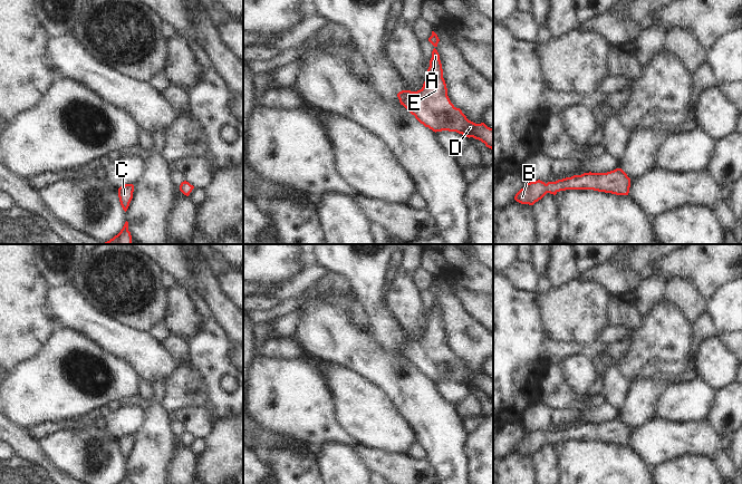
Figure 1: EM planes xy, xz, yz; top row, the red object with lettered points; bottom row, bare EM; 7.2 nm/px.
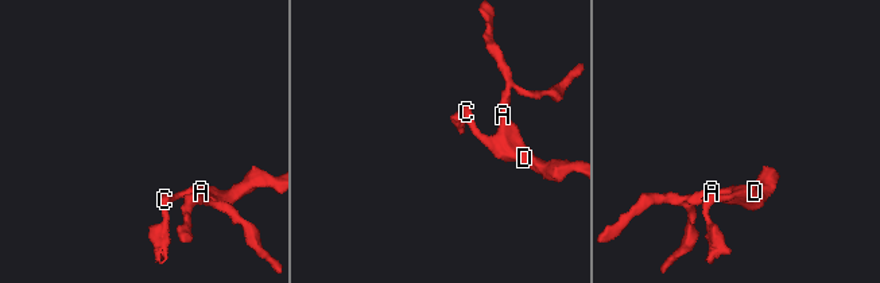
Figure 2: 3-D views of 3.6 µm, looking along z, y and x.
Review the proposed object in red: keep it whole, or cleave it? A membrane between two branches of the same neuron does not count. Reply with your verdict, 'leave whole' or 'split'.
leave whole

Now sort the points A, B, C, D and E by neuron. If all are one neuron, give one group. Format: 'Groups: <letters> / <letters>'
Groups: A B C D E.

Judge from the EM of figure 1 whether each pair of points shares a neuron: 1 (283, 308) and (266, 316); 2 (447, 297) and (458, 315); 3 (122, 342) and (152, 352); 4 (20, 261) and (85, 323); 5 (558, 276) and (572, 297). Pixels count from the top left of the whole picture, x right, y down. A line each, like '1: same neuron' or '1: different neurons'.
1: same neuron
2: same neuron
3: same neuron
4: different neurons
5: different neurons

